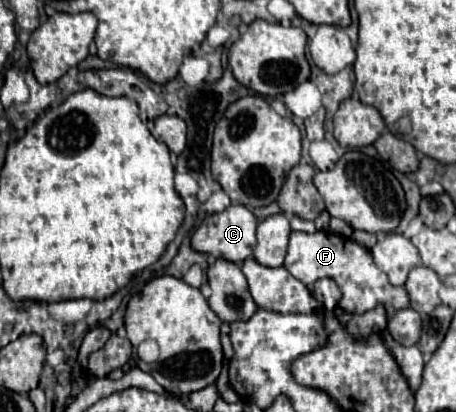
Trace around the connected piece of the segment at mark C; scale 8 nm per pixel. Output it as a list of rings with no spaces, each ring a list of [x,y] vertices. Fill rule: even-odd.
[[[239,203],[229,205],[223,213],[213,213],[203,219],[203,223],[197,227],[197,231],[191,237],[191,249],[199,253],[207,253],[217,259],[243,263],[247,257],[251,257],[251,251],[255,247],[255,227],[257,221],[245,205]]]

